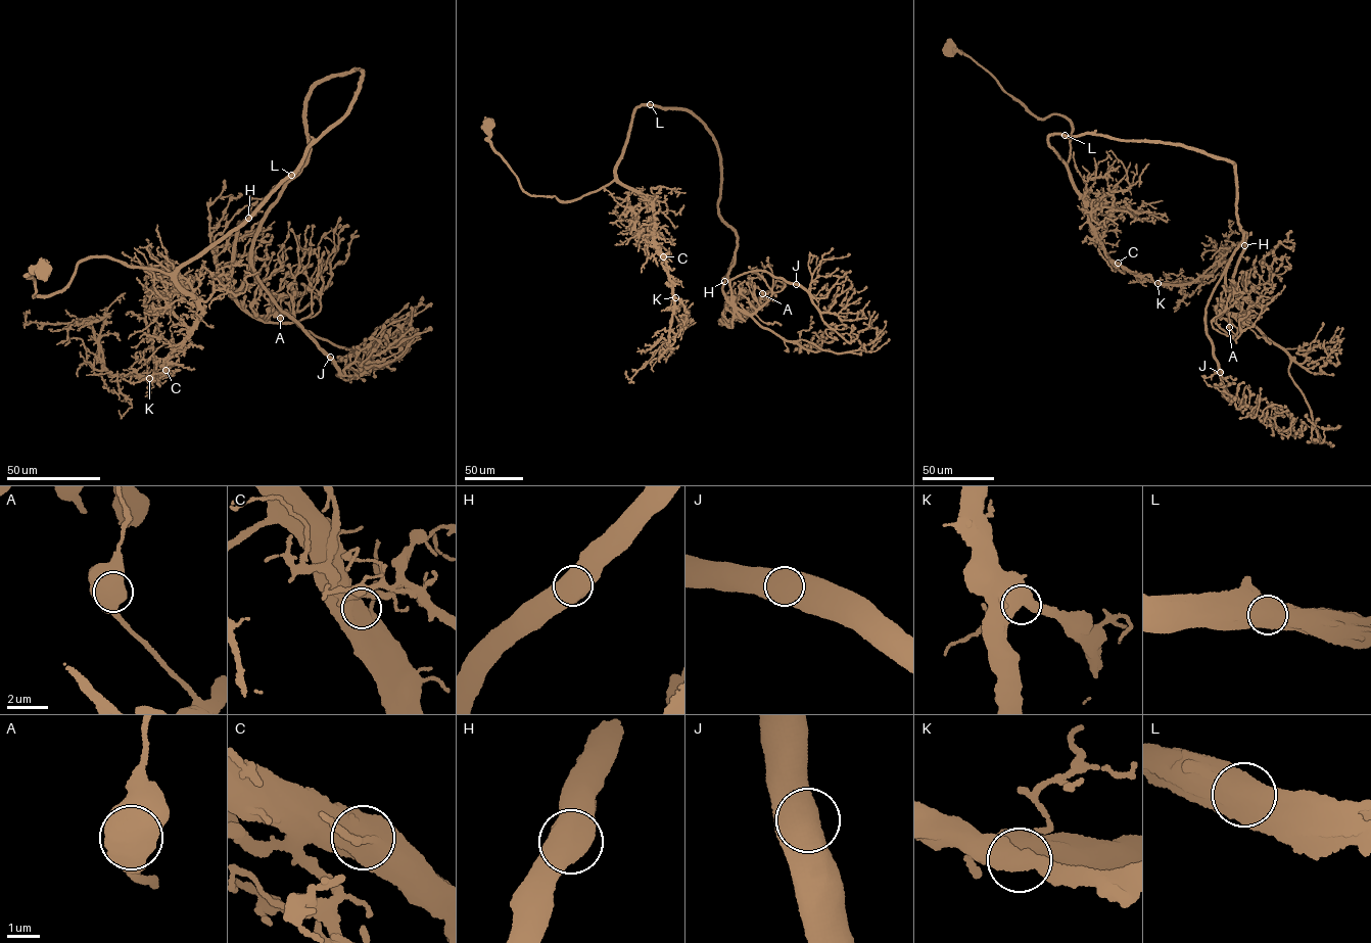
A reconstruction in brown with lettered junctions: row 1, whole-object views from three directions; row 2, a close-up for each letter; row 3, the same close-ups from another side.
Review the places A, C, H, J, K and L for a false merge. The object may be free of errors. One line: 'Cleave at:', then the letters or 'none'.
Cleave at: none

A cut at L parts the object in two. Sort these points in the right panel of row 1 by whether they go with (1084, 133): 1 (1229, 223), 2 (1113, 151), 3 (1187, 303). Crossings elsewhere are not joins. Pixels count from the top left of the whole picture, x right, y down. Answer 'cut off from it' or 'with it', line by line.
1: cut off from it
2: cut off from it
3: cut off from it

